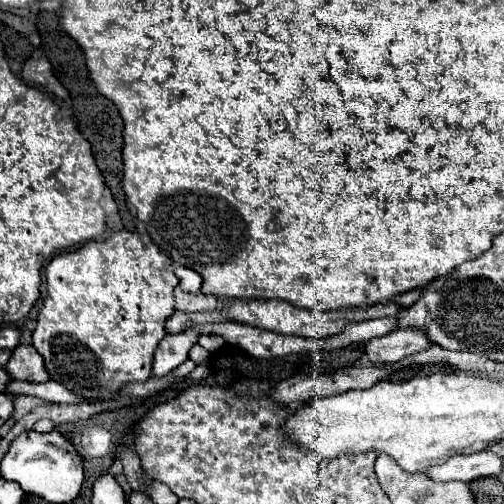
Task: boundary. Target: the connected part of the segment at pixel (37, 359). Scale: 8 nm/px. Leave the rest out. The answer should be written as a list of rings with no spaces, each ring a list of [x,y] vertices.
[[[18,345],[6,365],[6,371],[18,381],[28,381],[28,383],[50,381],[44,359],[32,345]]]

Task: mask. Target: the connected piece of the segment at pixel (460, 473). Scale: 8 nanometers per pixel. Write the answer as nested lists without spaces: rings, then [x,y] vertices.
[[[478,451],[470,455],[456,455],[442,465],[426,469],[432,481],[464,481],[470,483],[478,477],[496,477],[502,469],[502,459],[490,451]]]

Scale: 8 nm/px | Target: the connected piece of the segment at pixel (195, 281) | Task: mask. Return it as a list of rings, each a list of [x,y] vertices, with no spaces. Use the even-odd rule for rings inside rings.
[[[174,265],[174,273],[176,277],[180,279],[180,289],[186,291],[186,293],[198,293],[200,287],[202,287],[202,277],[188,269],[188,267],[182,267],[182,265]]]

